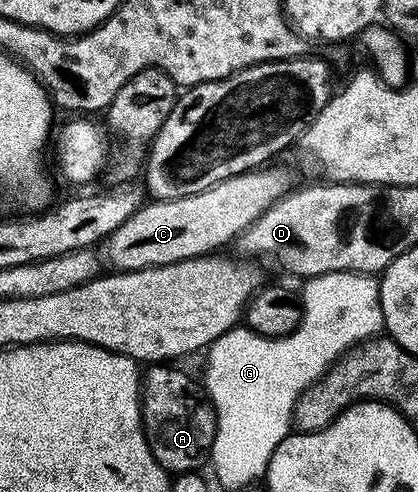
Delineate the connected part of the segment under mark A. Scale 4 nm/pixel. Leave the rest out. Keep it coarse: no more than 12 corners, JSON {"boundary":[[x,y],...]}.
{"boundary":[[141,373],[142,429],[167,474],[201,469],[209,395],[188,373]]}

